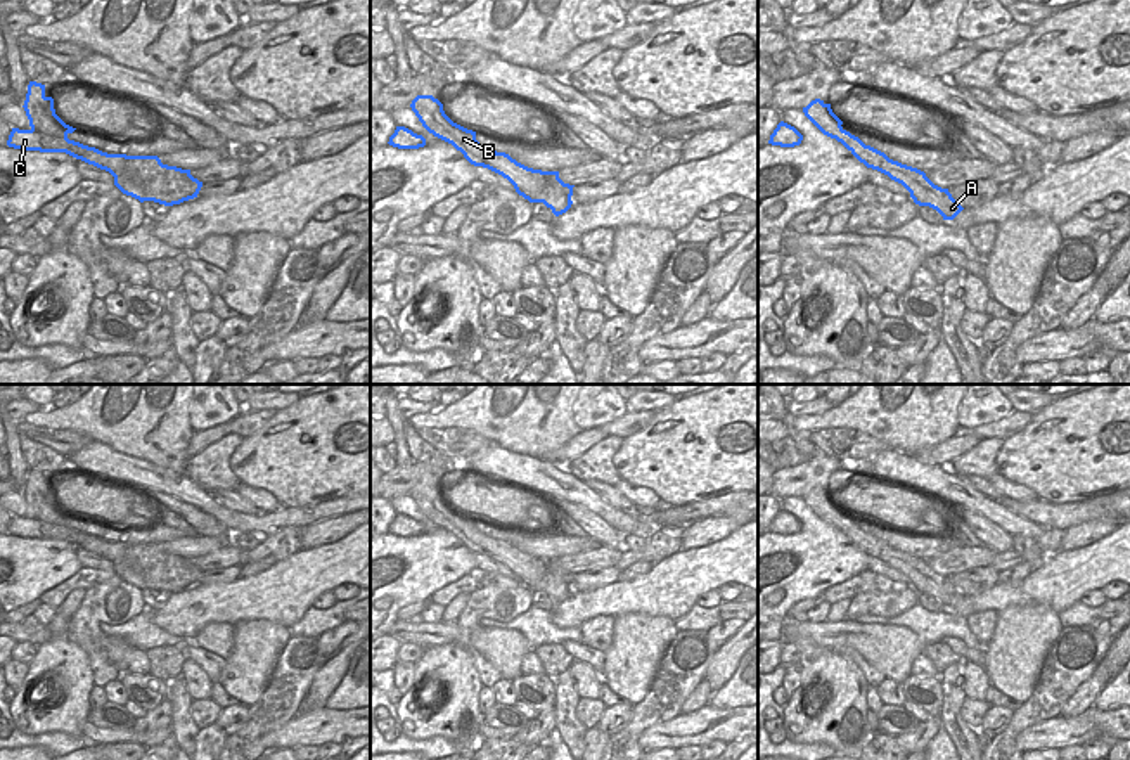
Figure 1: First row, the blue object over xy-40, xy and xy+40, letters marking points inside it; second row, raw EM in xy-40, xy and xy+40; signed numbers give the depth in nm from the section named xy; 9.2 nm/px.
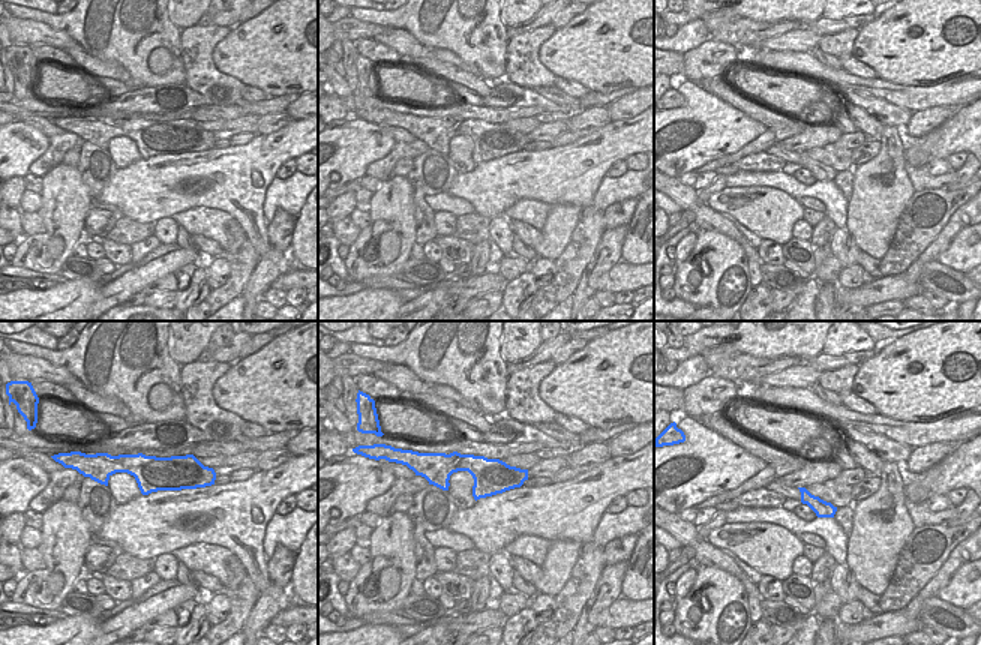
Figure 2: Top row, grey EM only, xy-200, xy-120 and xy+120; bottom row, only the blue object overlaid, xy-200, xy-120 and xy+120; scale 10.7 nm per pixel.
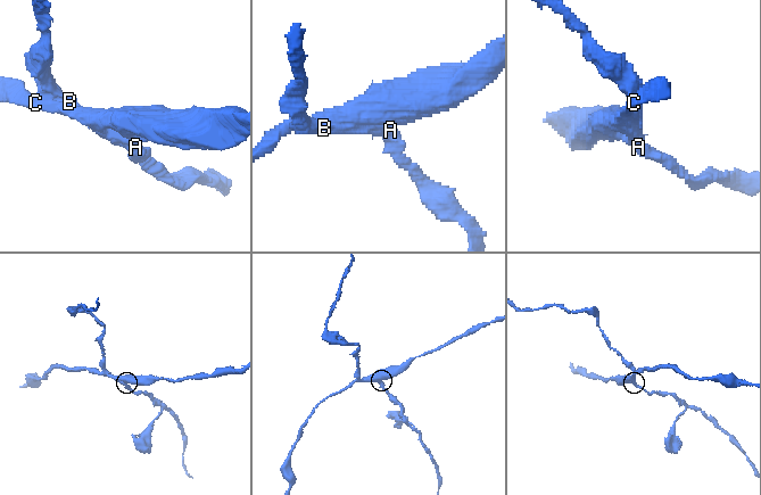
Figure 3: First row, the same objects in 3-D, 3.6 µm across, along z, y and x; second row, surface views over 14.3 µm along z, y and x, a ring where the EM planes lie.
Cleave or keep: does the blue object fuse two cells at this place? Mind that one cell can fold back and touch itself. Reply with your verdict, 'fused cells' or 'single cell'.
fused cells

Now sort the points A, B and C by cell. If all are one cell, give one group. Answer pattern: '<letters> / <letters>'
A C / B

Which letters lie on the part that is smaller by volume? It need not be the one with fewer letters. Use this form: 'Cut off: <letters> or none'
Cut off: B

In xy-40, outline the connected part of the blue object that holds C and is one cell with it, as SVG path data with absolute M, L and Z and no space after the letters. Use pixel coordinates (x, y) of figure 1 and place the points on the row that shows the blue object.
M12 128L9 147L40 152L66 152L114 177L114 185L126 196L164 206L197 197L202 182L190 170L163 164L157 156L107 154L74 140L50 137L36 130Z

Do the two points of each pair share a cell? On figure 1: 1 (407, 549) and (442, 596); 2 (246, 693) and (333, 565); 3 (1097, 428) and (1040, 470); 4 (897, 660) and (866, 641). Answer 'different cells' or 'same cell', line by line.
1: different cells
2: different cells
3: same cell
4: same cell

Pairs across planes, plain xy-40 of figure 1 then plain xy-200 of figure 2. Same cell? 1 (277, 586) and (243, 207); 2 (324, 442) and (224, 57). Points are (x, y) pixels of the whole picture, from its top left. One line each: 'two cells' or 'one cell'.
1: one cell
2: one cell

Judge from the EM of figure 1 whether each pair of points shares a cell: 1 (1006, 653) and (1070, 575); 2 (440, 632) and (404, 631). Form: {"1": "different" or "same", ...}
{"1": "different", "2": "same"}

